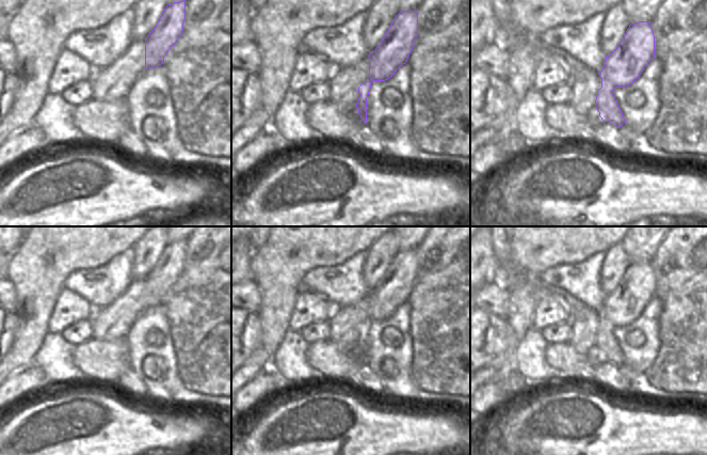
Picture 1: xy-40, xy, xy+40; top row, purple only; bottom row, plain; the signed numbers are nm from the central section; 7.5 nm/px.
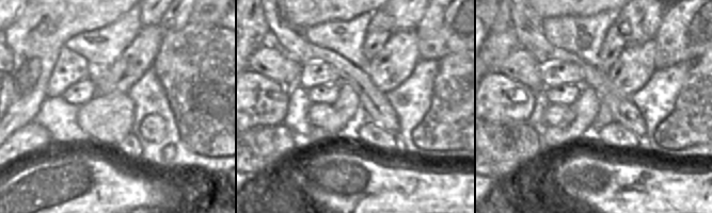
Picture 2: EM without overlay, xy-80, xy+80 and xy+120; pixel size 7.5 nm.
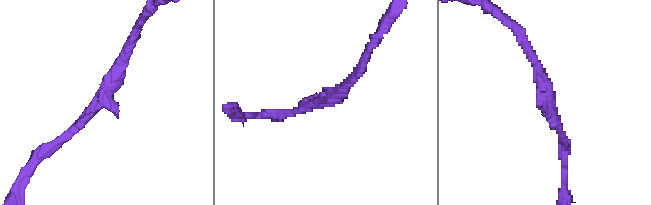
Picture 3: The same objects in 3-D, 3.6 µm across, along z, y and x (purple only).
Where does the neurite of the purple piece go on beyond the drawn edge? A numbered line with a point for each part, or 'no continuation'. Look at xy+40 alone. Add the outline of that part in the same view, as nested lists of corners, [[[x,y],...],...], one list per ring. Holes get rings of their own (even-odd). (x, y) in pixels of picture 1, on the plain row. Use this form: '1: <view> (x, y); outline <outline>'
no continuation

